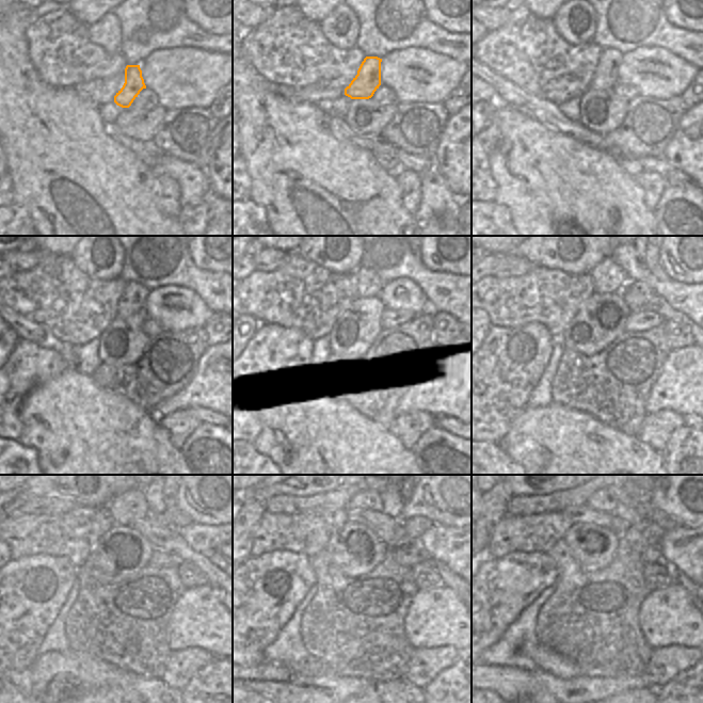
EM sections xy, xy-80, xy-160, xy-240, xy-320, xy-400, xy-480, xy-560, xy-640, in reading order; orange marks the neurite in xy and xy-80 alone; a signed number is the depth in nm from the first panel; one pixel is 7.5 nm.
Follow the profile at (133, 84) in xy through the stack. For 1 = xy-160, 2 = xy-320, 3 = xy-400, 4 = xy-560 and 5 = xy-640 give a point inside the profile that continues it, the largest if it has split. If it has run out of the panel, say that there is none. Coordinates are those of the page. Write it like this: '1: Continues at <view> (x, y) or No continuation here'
1: Continues at xy-160 (605, 77)
2: Continues at xy-320 (369, 285)
3: Continues at xy-400 (608, 277)
4: Continues at xy-560 (369, 500)
5: Continues at xy-640 (602, 500).

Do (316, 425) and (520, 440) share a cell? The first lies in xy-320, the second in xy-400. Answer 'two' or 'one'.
one

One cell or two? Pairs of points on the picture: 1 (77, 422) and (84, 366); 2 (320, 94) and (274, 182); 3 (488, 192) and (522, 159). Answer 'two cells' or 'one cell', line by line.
1: two cells
2: two cells
3: two cells

